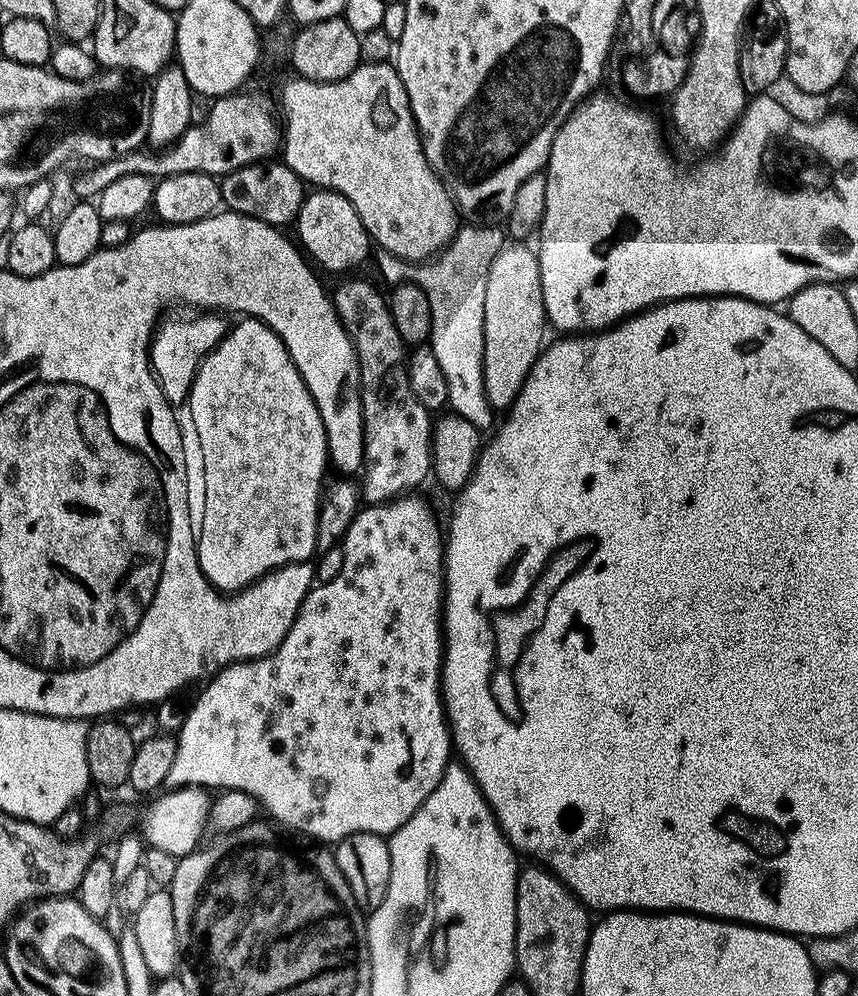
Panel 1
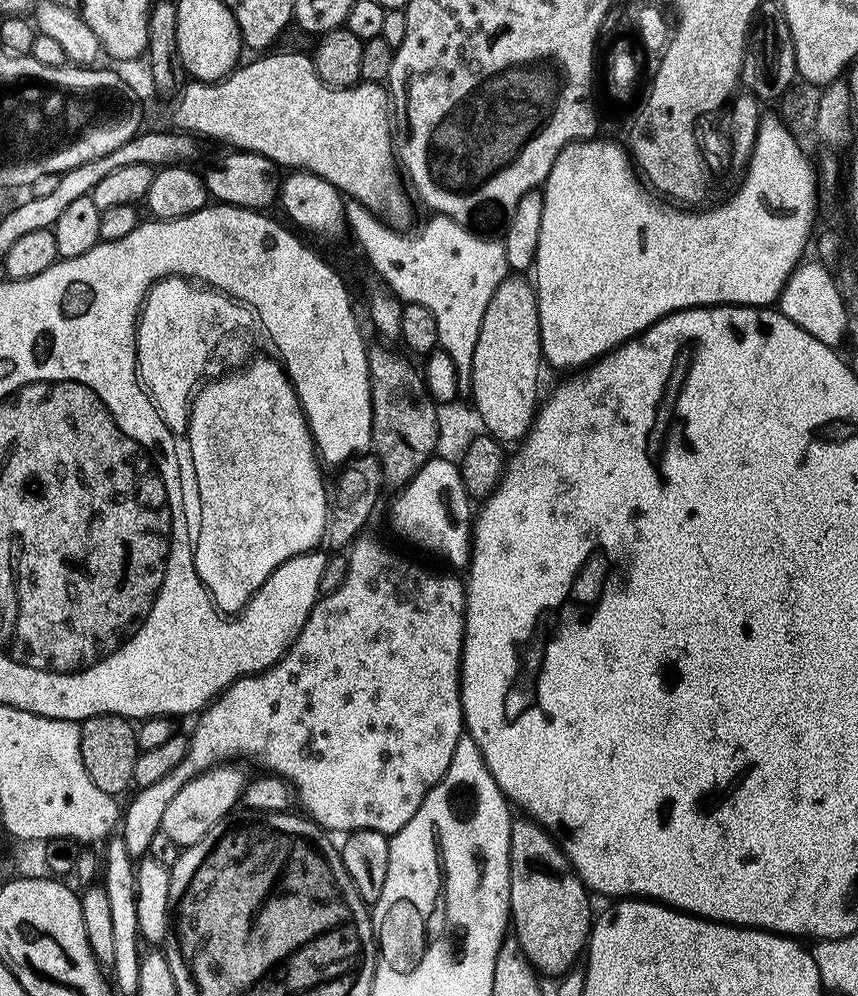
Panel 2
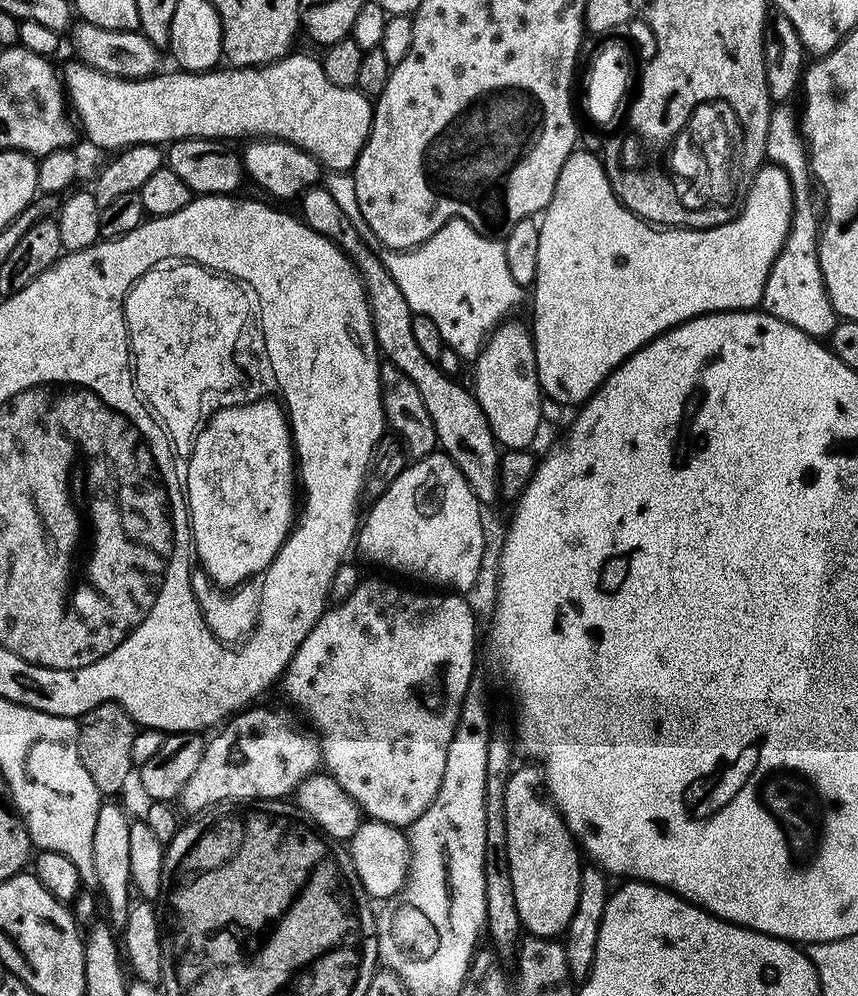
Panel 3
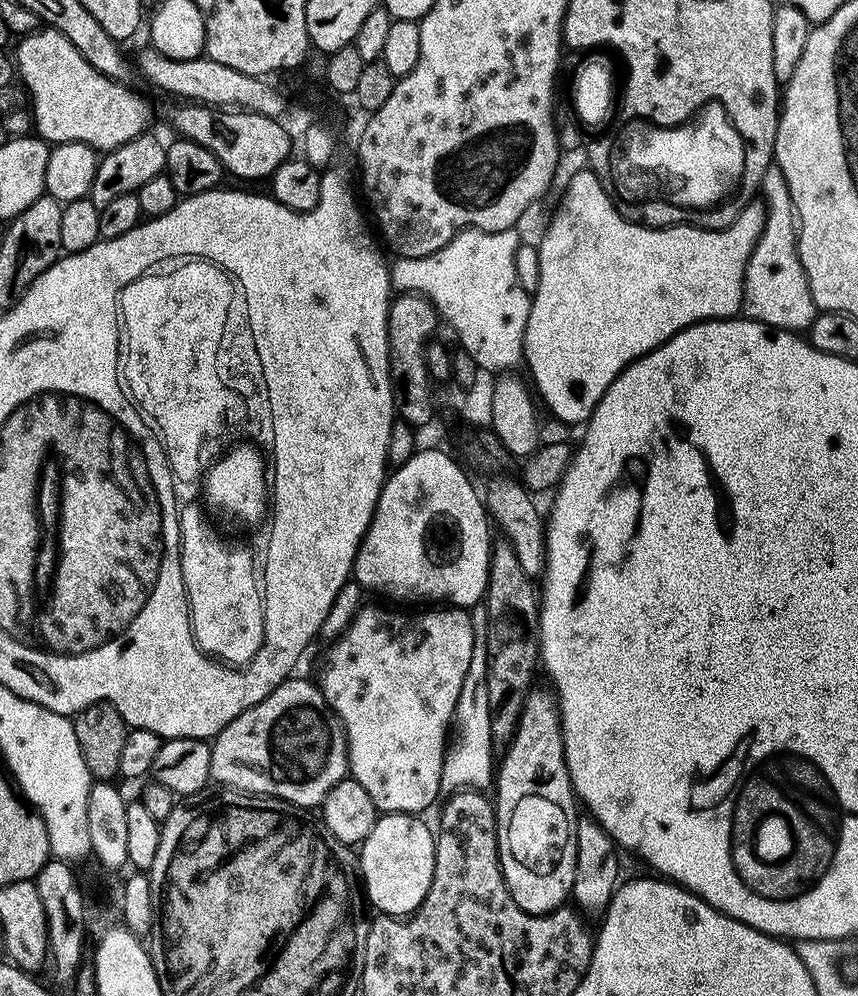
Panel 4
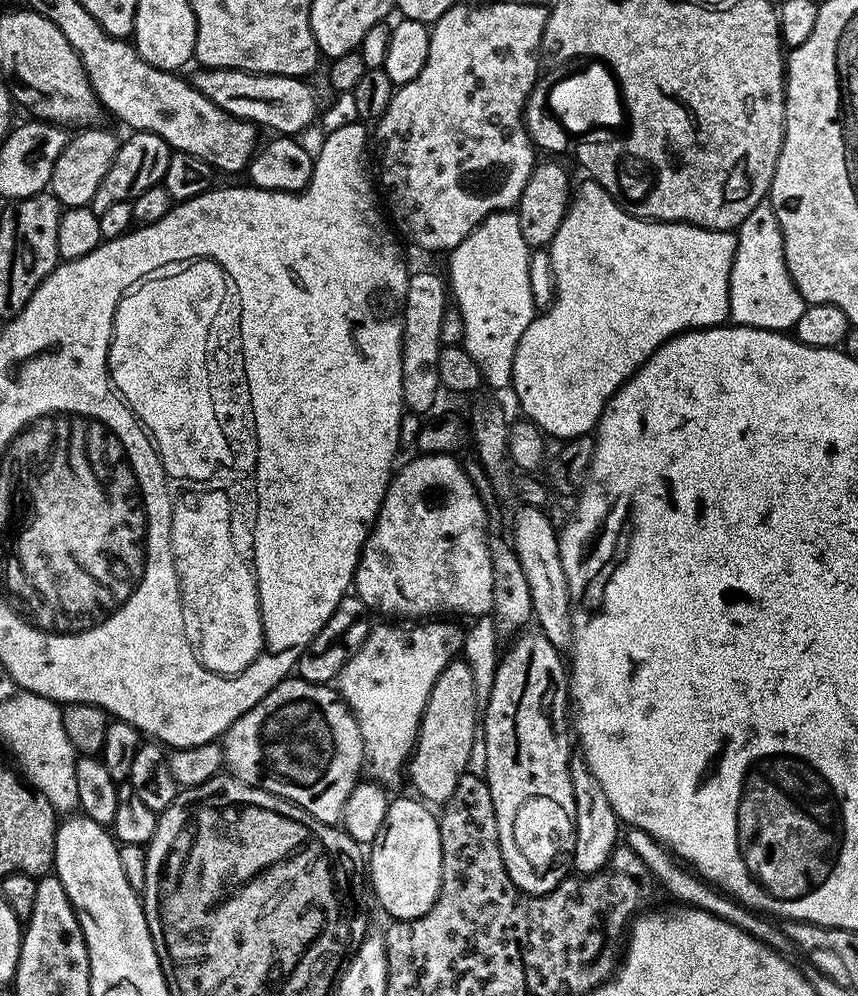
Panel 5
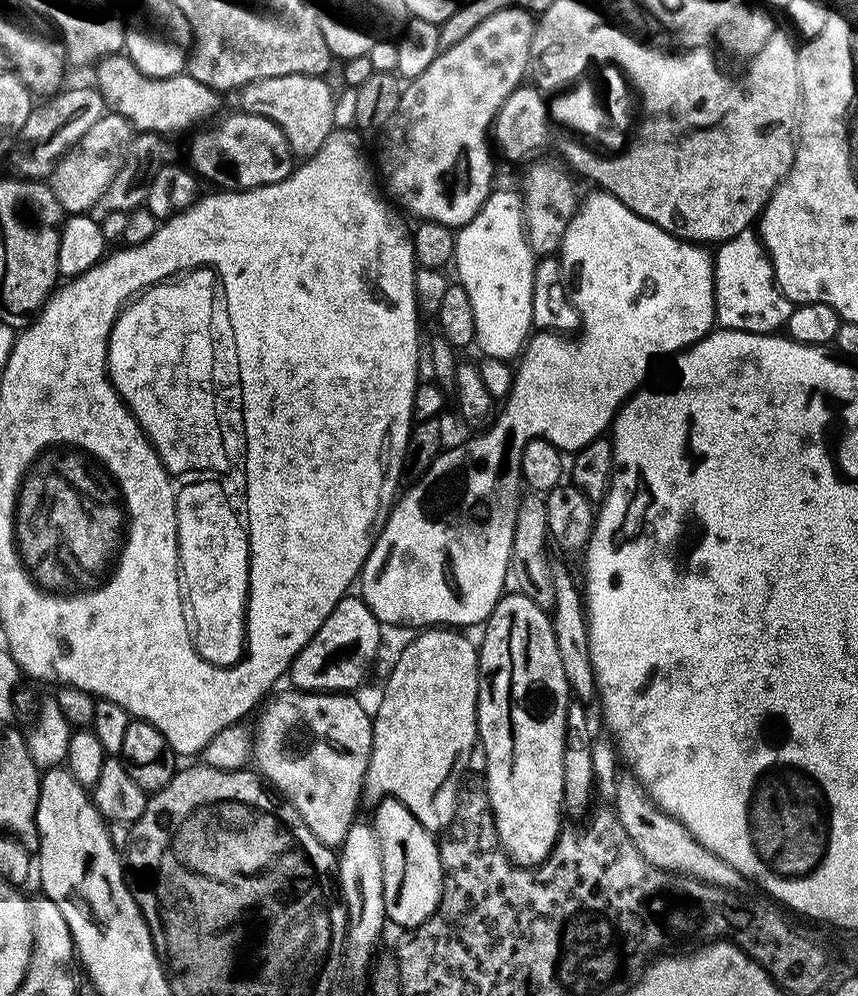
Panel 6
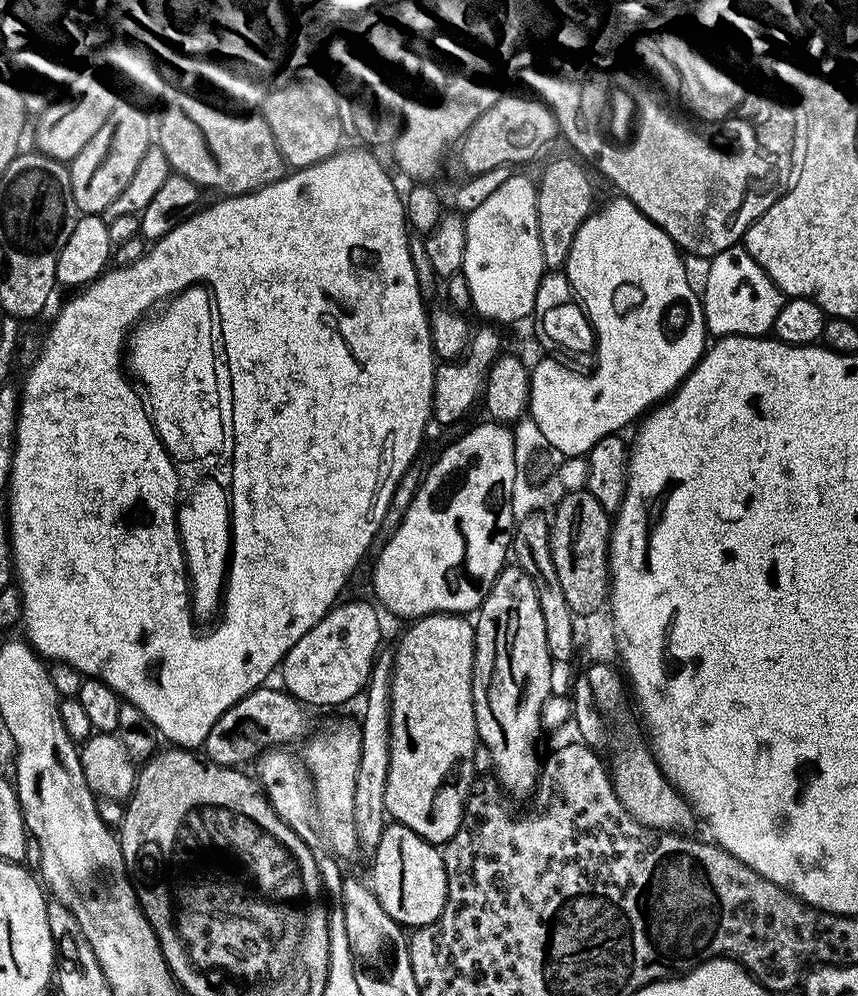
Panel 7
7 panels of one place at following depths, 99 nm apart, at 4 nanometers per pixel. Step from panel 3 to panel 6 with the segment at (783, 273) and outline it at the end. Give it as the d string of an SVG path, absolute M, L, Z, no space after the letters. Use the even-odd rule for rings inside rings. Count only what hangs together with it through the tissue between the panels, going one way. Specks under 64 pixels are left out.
M746 223L738 230L731 232L723 241L724 248L722 244L719 249L714 275L716 286L714 320L722 328L737 328L751 332L775 332L785 327L794 304L780 288L776 280L776 268L771 253L767 245L764 246L760 242L759 234L752 227L751 223Z

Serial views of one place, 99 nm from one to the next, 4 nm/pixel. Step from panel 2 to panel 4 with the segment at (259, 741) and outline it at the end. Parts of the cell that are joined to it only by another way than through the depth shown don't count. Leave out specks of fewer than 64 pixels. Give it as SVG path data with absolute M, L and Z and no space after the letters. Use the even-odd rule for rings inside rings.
M371 602L365 603L361 607L360 613L354 619L352 619L352 624L341 634L336 637L335 640L331 641L327 645L328 653L324 656L324 665L320 668L320 680L318 679L318 687L320 692L326 698L326 702L329 704L334 711L336 711L336 717L342 722L344 727L344 732L348 735L348 771L350 773L351 779L357 780L362 786L362 790L366 790L366 794L370 794L370 798L374 802L377 813L387 814L390 812L406 812L409 814L424 814L424 811L435 802L436 799L439 801L442 796L442 791L440 788L440 779L442 778L443 762L446 753L446 749L450 744L450 736L448 740L448 728L450 732L450 725L453 723L455 707L458 706L458 698L462 691L462 684L466 679L466 672L470 667L471 655L474 651L474 627L471 625L471 618L469 613L462 608L454 608L451 606L432 606L429 612L391 612L388 608L379 608L376 604L371 604Z

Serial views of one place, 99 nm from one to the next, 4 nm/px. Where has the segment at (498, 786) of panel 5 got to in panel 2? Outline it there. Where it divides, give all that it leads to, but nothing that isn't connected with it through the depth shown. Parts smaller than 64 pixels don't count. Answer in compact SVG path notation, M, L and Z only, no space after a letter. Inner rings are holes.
M516 818L512 821L510 866L512 867L509 898L510 928L514 933L514 938L522 946L526 958L535 966L537 973L543 974L545 977L548 975L560 978L577 967L576 959L579 956L581 959L588 947L588 938L592 935L594 923L594 911L592 912L592 904L588 901L590 893L581 880L576 877L566 854L556 843L552 833L544 831L543 826L531 818Z

